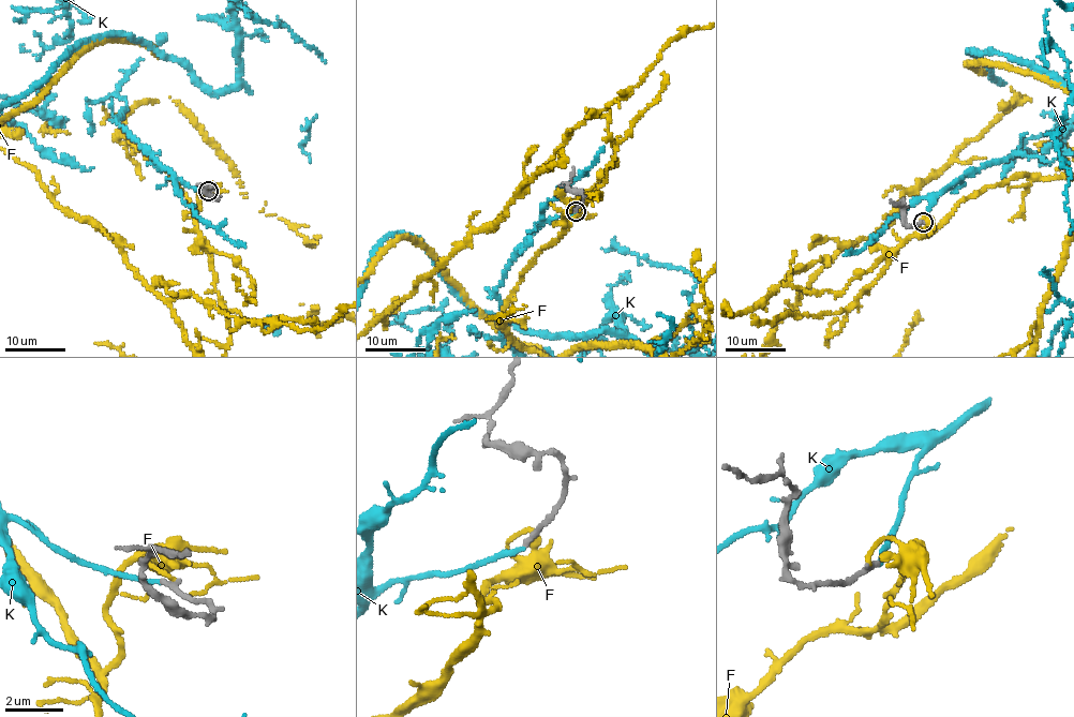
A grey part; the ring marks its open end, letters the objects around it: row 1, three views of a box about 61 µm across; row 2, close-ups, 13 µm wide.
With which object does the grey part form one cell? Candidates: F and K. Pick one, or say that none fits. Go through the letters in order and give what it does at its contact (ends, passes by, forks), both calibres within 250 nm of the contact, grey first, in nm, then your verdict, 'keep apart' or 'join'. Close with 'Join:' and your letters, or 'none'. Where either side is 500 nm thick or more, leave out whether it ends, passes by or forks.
F: it ends | 220/120 nm | keep apart
K: it ends | 190/160 nm | join
Join: K

